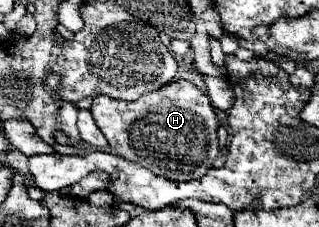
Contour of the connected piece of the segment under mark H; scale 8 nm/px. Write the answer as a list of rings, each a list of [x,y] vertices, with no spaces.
[[[187,80],[165,84],[135,102],[113,100],[101,94],[93,98],[89,112],[111,144],[111,154],[137,162],[153,174],[171,180],[195,180],[205,176],[219,154],[219,116],[215,114],[209,96]]]

